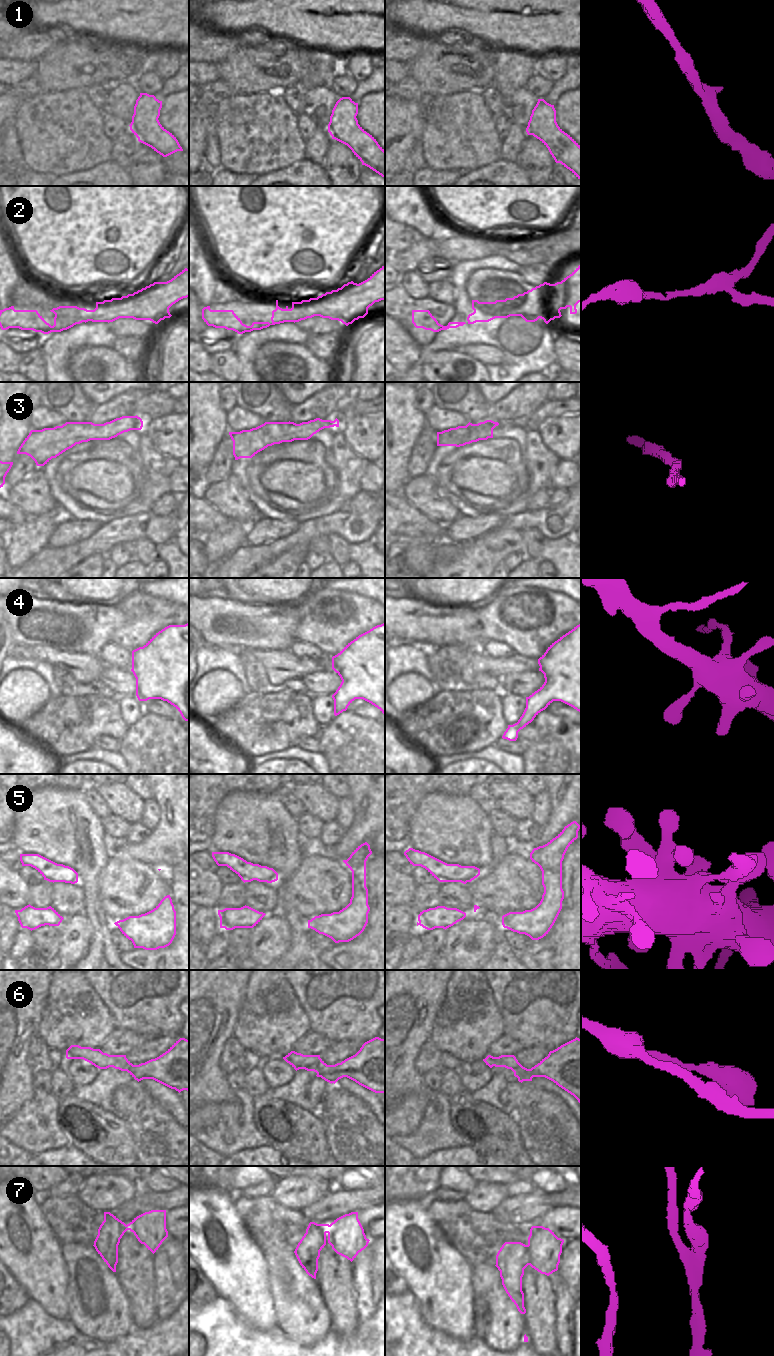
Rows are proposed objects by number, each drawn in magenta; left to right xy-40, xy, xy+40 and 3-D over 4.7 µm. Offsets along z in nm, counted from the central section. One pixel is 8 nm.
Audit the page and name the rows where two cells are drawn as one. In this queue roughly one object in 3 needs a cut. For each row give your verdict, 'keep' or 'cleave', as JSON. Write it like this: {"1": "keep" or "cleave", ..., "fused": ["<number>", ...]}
{"1": "keep", "2": "cleave", "3": "keep", "4": "keep", "5": "keep", "6": "keep", "7": "cleave", "fused": ["2", "7"]}

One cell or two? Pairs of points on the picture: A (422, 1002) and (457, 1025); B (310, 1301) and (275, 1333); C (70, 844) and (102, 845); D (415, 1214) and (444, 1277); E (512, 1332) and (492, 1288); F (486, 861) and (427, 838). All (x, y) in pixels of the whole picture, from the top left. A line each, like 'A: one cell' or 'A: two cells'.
A: two cells
B: two cells
C: one cell
D: one cell
E: one cell
F: one cell

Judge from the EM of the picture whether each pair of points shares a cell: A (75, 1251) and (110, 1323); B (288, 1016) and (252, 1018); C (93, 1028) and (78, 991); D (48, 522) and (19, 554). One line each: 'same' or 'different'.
A: same
B: same
C: same
D: same

